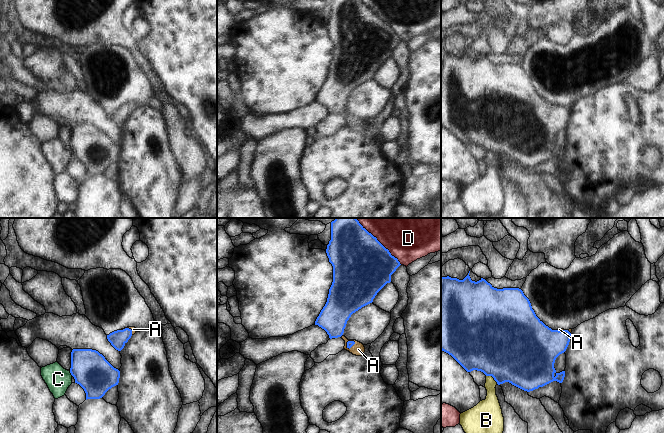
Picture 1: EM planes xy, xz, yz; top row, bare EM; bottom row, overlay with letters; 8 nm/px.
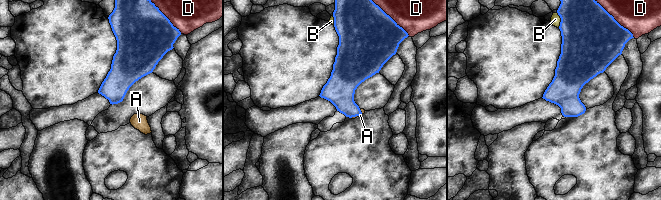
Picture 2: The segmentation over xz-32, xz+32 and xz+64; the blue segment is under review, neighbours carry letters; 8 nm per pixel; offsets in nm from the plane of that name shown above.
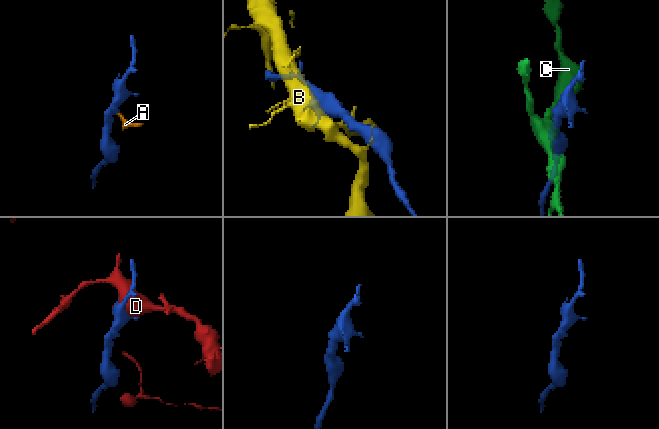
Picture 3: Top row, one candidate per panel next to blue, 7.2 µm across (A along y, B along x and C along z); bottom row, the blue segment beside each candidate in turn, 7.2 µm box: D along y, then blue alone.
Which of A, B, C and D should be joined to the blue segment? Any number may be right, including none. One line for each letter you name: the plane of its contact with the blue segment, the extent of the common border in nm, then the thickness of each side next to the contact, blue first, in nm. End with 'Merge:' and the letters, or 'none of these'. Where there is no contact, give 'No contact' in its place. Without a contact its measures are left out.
A: Touches blue in xz. Shared border 90 nm. Thickness 50 nm (blue) against 110 nm
Merge: A

